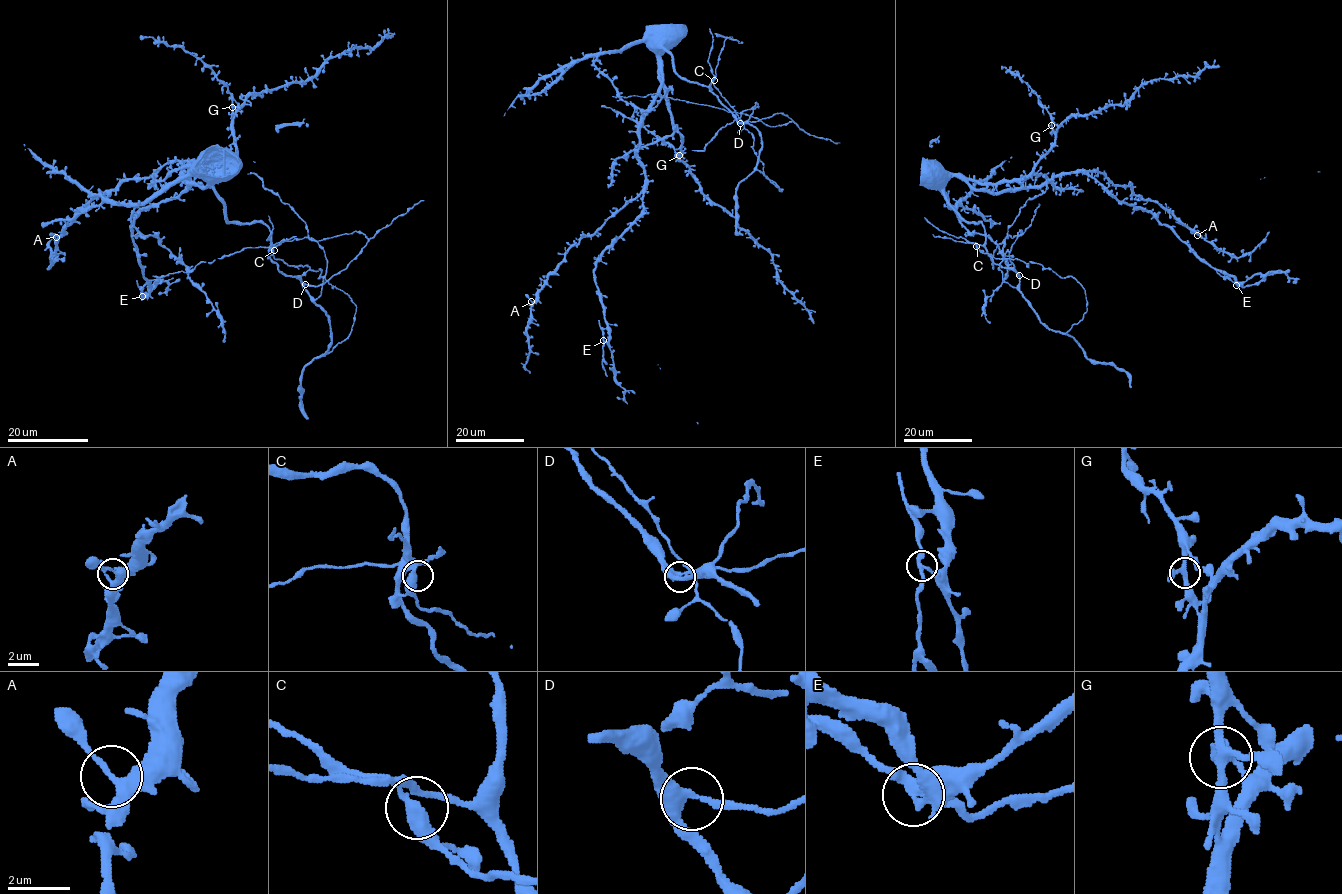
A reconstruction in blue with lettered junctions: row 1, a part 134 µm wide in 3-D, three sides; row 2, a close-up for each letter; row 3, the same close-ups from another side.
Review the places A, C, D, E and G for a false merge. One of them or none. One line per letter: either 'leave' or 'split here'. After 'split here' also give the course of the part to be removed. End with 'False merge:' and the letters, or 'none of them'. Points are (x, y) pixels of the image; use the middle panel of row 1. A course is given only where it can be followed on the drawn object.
A: leave
C: leave
D: leave
E: split here | (604, 341), (602, 362), (607, 376)
G: leave
False merge: E

